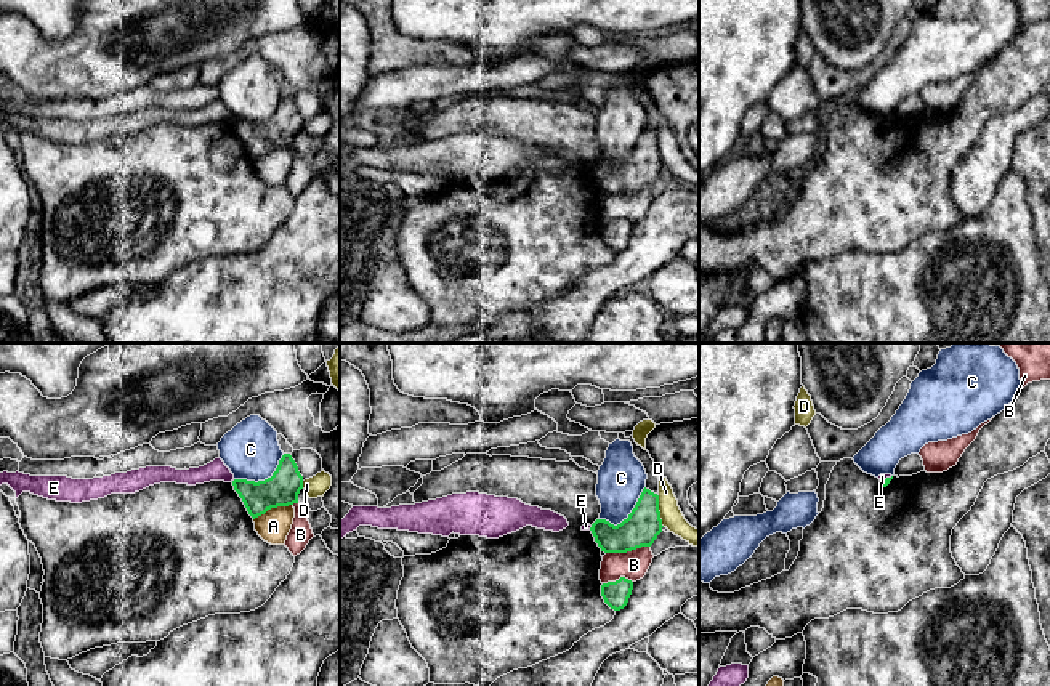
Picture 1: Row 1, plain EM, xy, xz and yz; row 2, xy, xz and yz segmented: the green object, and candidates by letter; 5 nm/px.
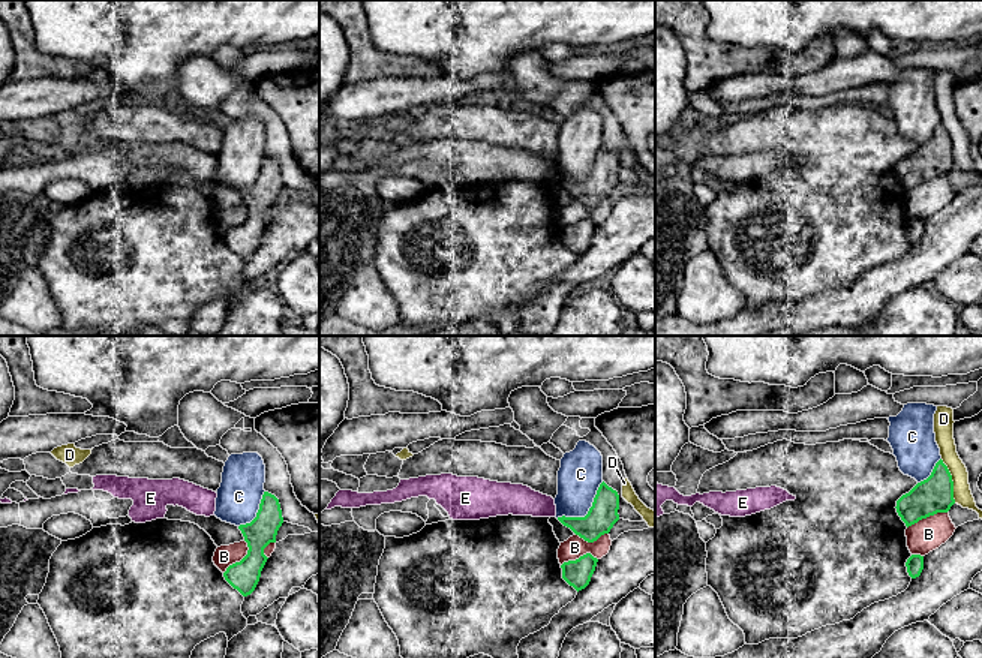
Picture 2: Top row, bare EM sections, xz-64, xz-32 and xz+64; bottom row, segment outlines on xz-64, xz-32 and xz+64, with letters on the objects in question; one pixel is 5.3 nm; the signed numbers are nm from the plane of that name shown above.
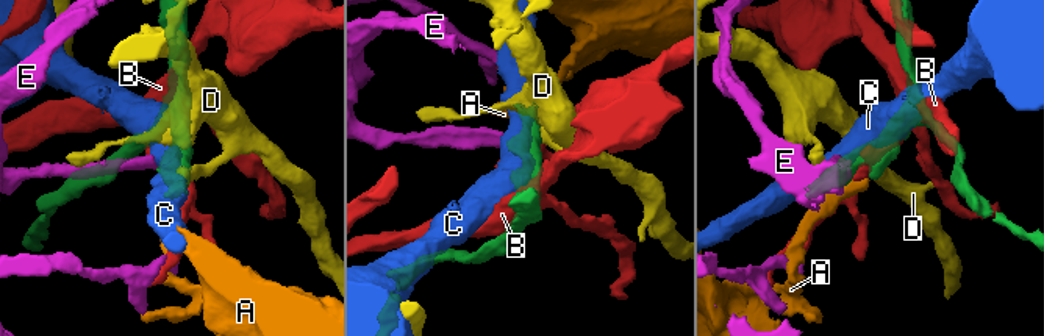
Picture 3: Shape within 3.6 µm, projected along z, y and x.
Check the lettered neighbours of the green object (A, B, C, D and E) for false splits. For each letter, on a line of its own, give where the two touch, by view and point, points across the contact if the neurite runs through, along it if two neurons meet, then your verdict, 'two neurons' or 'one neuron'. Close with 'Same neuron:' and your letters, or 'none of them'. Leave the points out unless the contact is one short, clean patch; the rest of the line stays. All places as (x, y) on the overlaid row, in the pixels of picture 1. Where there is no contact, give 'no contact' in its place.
A: meets green in xy at (273, 507); border along xy (292, 504), (271, 507), (254, 520); two neurons
B: meets green in xz at (627, 550); two neurons
C: meets green in xz at (629, 516); two neurons
D: meets green in xz at (659, 512); two neurons
E: meets green in yz at (887, 478); border along yz (892, 476), (880, 481); two neurons
Same neuron: none of them

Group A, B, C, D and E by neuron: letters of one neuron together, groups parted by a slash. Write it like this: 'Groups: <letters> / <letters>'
Groups: A / B / C / D / E

